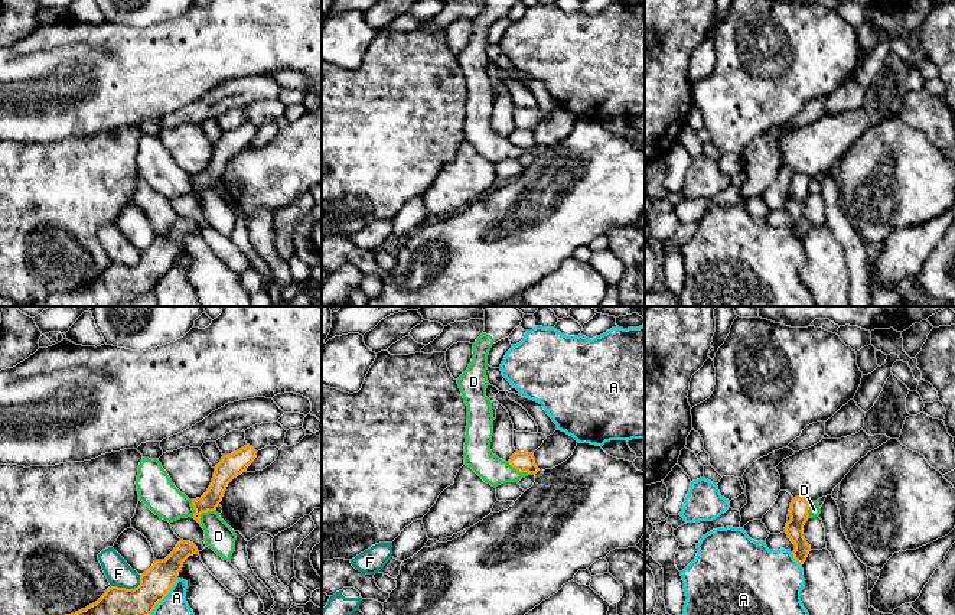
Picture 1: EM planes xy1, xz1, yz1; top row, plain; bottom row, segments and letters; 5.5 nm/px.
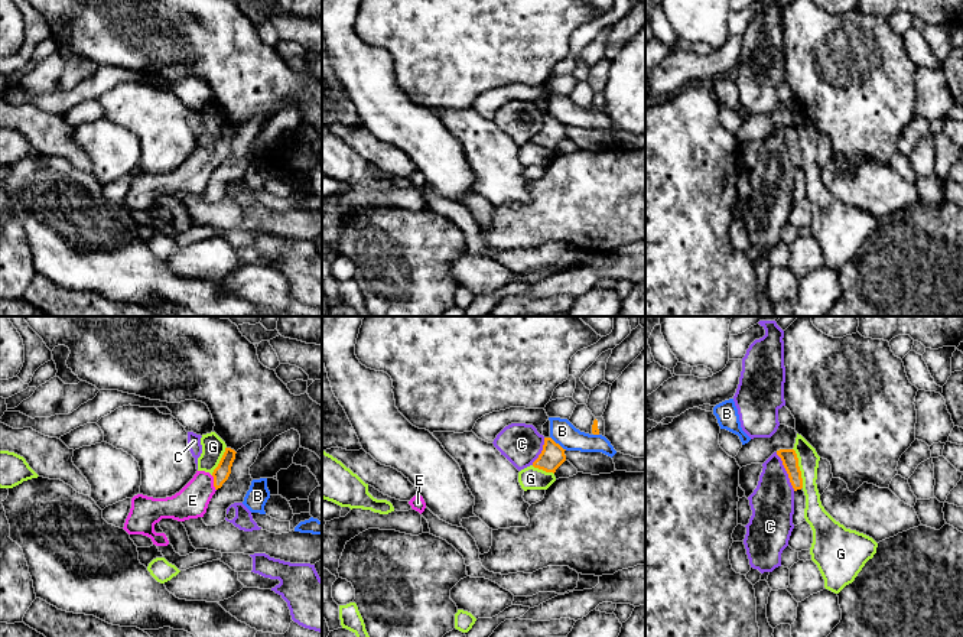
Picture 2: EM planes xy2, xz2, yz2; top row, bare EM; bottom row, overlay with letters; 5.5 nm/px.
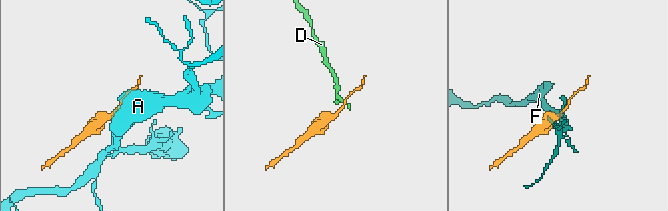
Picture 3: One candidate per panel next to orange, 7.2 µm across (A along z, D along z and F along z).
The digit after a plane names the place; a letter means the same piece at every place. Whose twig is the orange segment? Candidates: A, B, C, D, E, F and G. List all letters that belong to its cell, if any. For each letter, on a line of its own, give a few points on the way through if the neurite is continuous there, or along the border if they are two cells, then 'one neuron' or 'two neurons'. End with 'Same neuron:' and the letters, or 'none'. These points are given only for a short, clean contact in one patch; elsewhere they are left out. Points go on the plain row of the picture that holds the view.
A: along xy1 (176, 254), (170, 267), (150, 289) | two neurons
B: along xz2 (550, 113), (566, 126) | two neurons
C: along yz2 (776, 129), (794, 166) | two neurons
D: along xy1 (214, 186), (201, 191), (202, 204) | two neurons
E: across xy2 (221, 149), (214, 159), (192, 176) | one neuron
F: two neurons
G: along yz2 (793, 124), (803, 163) | two neurons
Same neuron: E

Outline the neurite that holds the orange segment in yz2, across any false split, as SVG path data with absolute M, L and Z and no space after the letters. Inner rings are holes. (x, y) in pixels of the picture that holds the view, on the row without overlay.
M780 126L777 127L777 131L781 134L783 142L788 150L790 159L794 165L794 168L803 165L803 155L801 147L798 143L798 134L794 126Z

